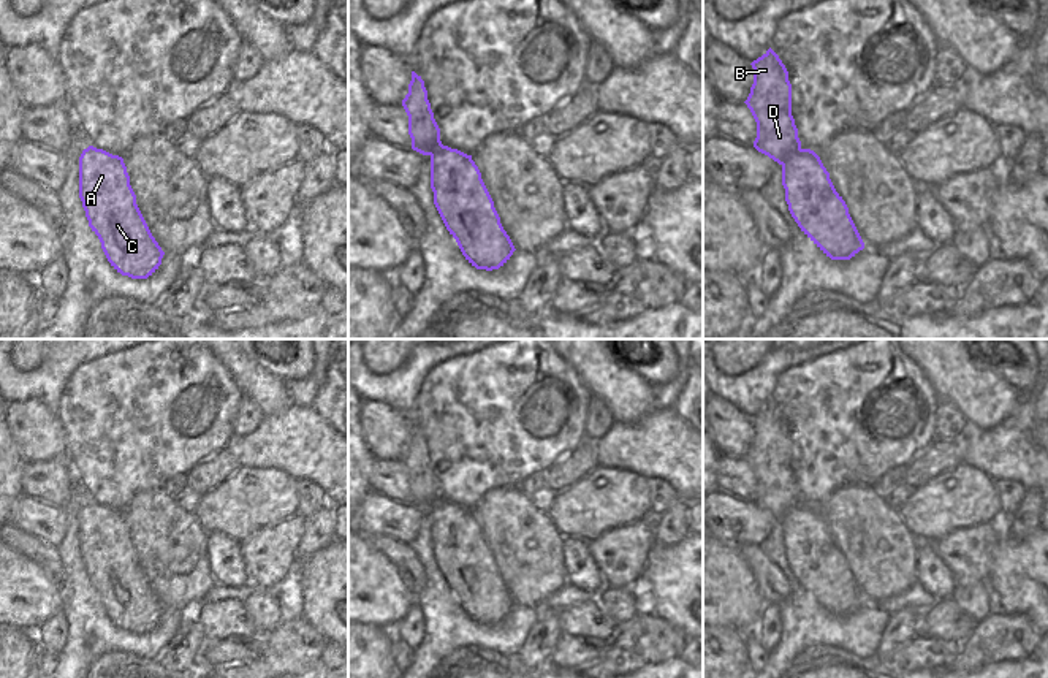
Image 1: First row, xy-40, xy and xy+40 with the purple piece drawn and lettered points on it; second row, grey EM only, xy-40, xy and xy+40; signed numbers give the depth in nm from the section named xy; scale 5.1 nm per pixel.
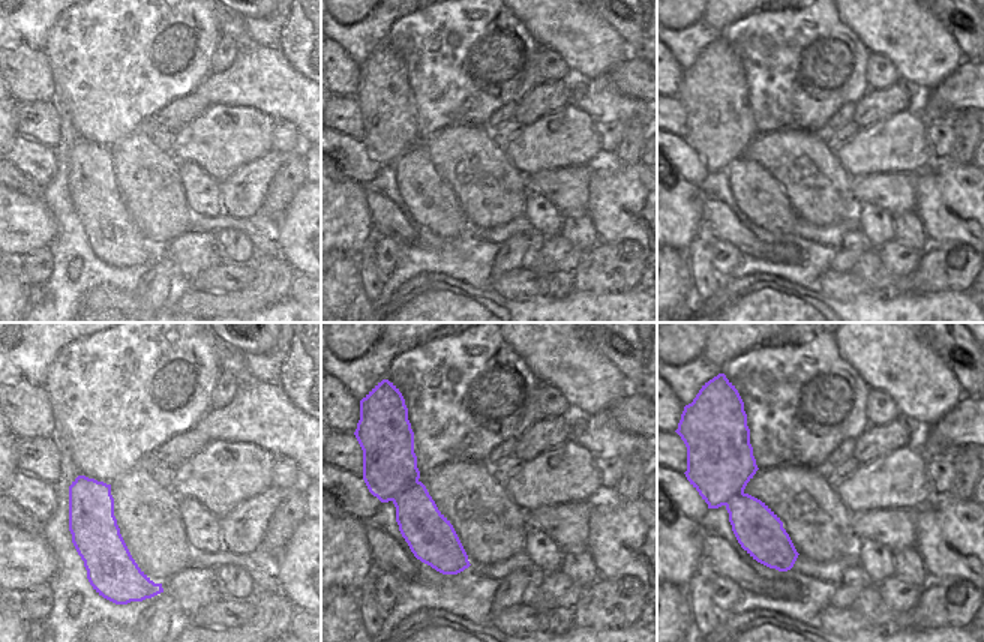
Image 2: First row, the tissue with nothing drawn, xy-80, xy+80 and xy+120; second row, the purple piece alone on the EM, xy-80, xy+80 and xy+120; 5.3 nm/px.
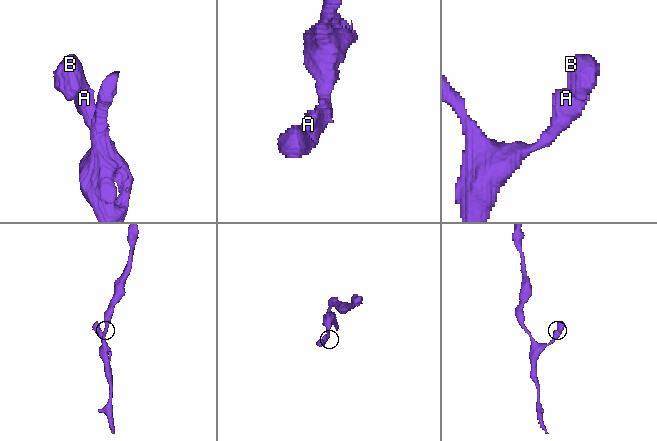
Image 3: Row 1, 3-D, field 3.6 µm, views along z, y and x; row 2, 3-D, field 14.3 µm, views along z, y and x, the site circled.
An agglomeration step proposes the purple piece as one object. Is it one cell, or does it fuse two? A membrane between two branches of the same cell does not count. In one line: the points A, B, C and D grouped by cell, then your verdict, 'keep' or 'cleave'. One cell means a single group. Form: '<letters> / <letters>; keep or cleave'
A B C D; keep

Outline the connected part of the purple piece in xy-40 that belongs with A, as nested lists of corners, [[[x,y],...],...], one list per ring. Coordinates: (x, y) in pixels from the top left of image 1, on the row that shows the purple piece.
[[[93,146],[84,149],[79,157],[79,198],[89,227],[117,272],[147,279],[158,269],[165,252],[136,204],[122,157]]]

